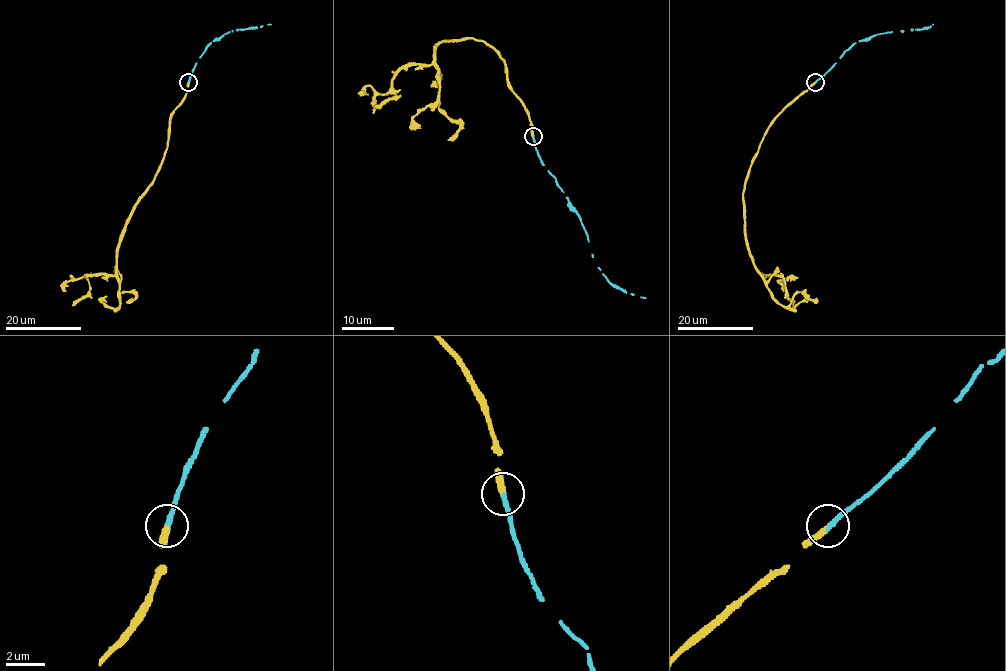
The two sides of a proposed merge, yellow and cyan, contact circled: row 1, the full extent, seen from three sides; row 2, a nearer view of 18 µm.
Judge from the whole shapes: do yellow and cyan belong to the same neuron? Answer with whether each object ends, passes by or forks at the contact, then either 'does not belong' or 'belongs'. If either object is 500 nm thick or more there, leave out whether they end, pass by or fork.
yellow ends there; cyan ends there; belongs

